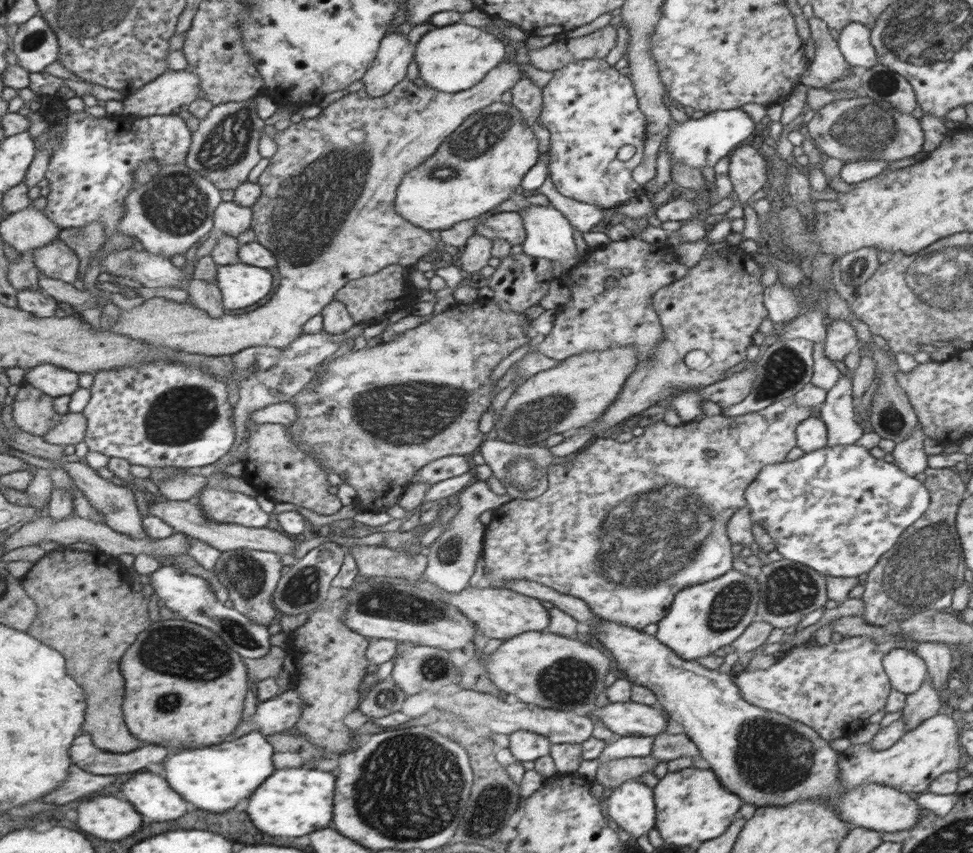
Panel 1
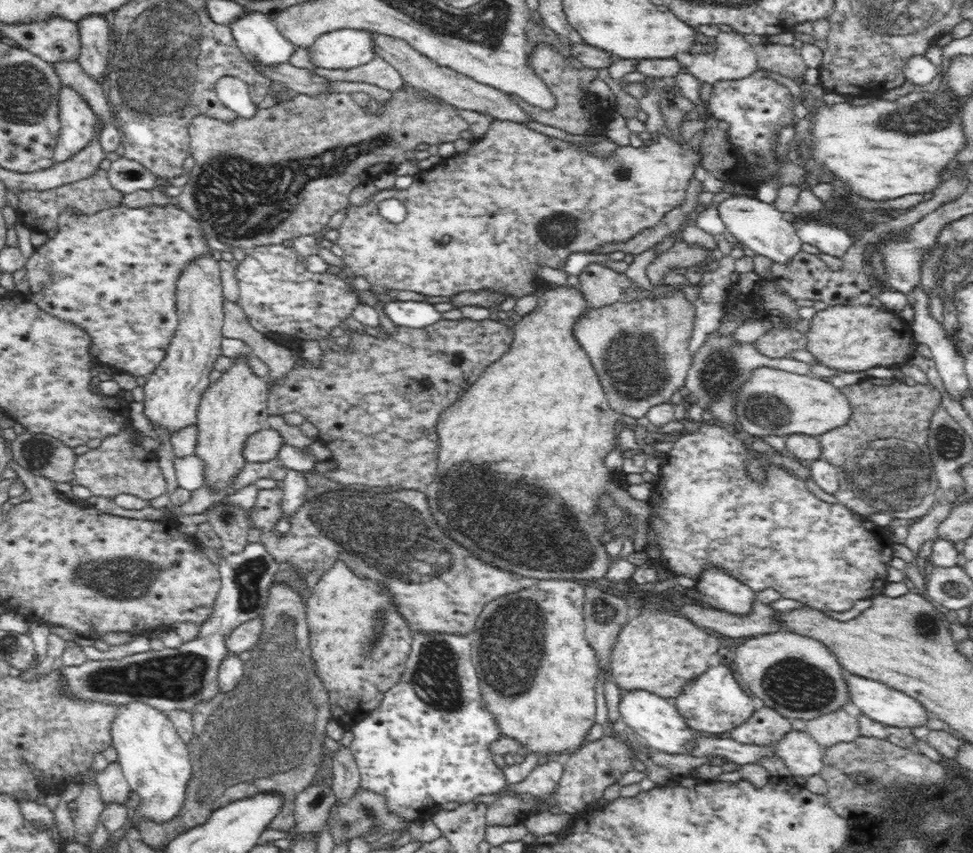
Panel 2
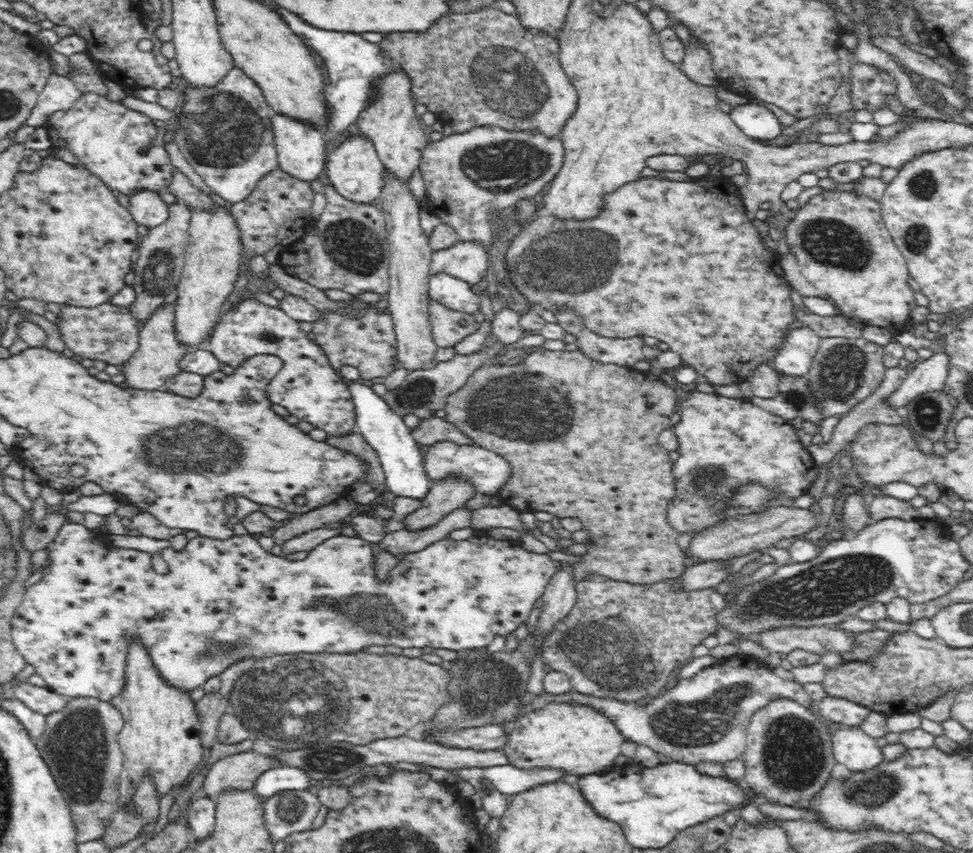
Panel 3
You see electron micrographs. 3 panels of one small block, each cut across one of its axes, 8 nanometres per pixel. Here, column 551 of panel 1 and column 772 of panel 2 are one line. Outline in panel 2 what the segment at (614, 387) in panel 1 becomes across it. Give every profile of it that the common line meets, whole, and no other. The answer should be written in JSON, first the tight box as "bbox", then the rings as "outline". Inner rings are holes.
{"bbox":[737,366,852,437],"outline":[[[762,366],[753,373],[749,381],[740,390],[737,402],[737,421],[742,428],[753,437],[786,436],[790,434],[806,434],[808,437],[819,437],[830,430],[840,429],[852,418],[852,407],[844,391],[834,388],[829,379],[821,379],[812,375],[801,375],[783,370]]]}

